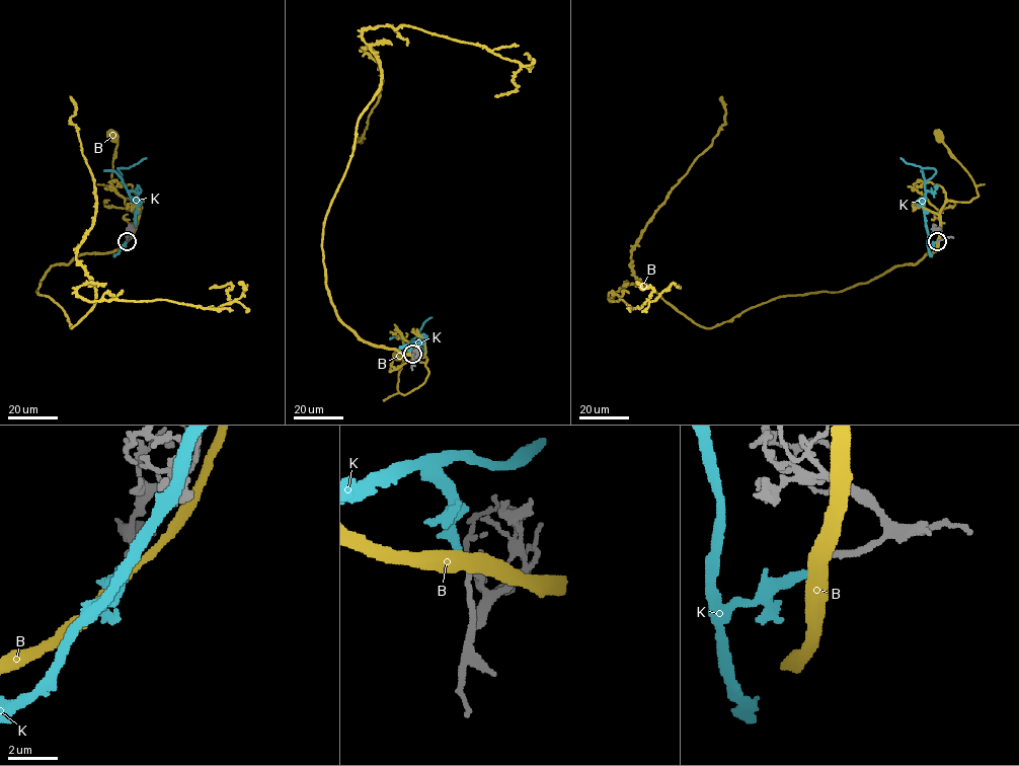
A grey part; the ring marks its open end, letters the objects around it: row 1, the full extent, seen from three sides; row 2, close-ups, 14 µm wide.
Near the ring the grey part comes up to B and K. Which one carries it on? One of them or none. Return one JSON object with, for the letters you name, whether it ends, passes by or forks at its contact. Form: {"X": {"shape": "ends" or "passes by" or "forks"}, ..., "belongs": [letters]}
{"belongs": []}

